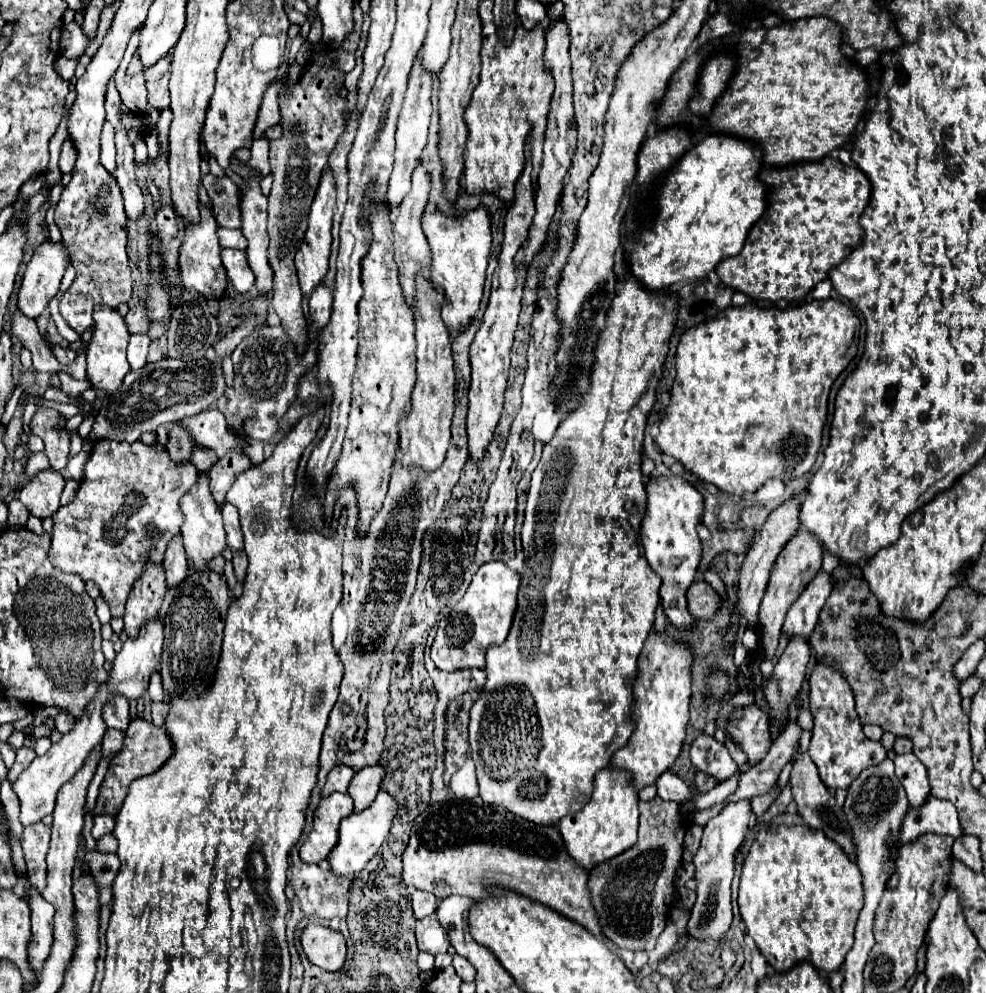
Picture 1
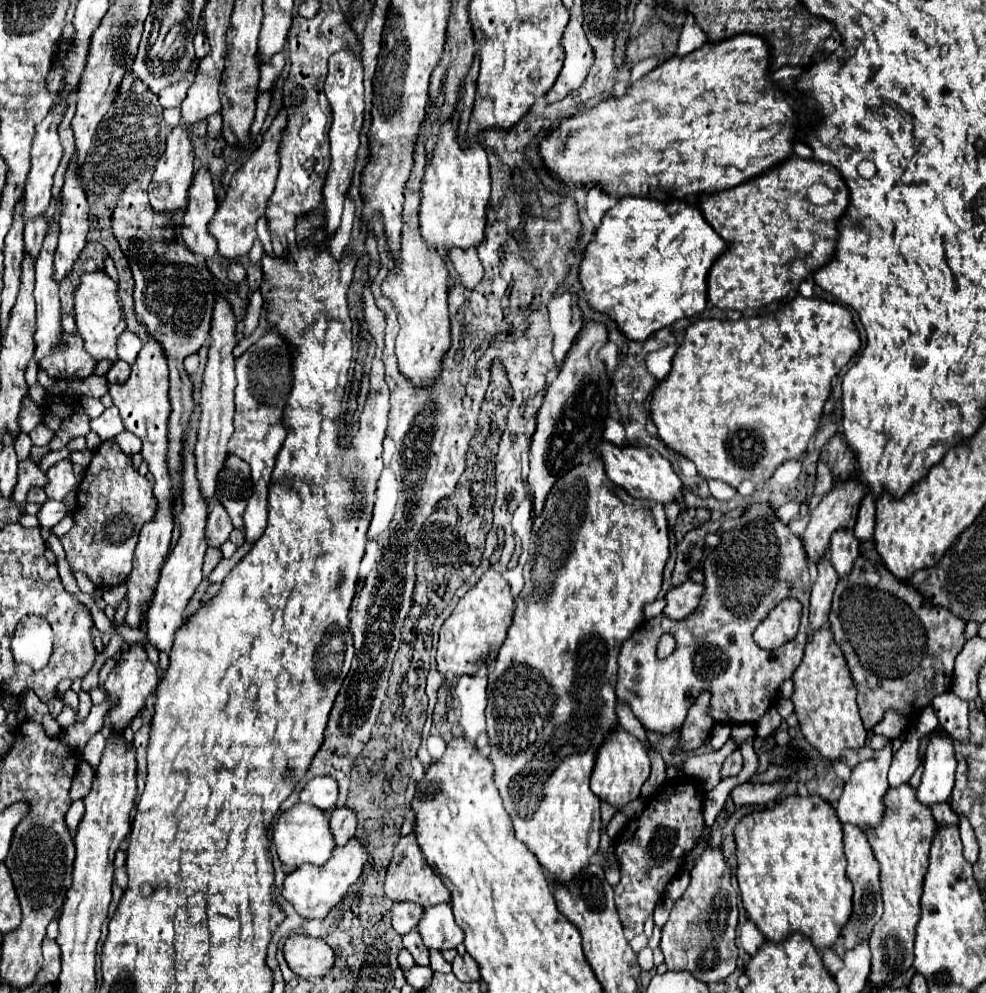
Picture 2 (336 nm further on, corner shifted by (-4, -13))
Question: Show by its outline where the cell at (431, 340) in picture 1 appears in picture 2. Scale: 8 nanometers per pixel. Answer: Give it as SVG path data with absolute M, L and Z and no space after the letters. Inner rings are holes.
M421 133L415 143L415 167L411 171L409 179L409 191L407 191L407 203L403 211L403 233L401 233L401 251L397 261L393 263L389 275L385 277L381 291L385 297L389 297L399 311L399 325L401 331L397 335L397 359L399 369L421 387L427 387L433 383L433 377L437 375L437 369L441 367L441 357L447 353L451 345L451 333L449 333L449 311L447 311L447 265L437 253L437 249L429 247L425 239L419 233L419 183L423 177L423 169L427 163L427 151L425 141L421 139Z

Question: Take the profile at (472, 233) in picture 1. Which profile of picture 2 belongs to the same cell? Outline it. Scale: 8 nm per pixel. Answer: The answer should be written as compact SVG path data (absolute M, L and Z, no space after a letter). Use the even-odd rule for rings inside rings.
M453 117L441 125L439 139L433 149L433 157L425 167L423 185L421 185L421 233L429 245L437 247L443 255L451 247L469 249L477 247L483 241L485 231L485 211L489 203L491 179L489 179L489 163L487 153L481 143L475 143L467 149L459 145L457 127Z

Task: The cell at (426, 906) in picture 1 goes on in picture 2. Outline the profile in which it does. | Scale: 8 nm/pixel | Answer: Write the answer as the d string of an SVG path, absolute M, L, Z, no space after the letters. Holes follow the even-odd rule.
M393 903L391 907L391 925L393 929L403 935L417 927L417 921L421 919L423 909L413 903Z

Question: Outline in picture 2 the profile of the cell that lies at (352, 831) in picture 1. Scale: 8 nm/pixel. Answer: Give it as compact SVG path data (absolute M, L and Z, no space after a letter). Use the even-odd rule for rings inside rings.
M349 839L345 847L333 849L331 857L323 865L301 865L295 871L287 873L283 881L281 895L289 901L295 911L305 919L325 919L327 913L347 895L347 889L359 879L363 865L367 861L365 843L357 839Z

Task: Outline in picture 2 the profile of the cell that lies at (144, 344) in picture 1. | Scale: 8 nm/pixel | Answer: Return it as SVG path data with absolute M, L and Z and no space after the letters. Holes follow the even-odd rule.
M125 329L119 335L119 341L117 341L119 359L121 361L127 361L127 363L133 363L135 357L137 357L137 353L139 353L139 349L141 349L141 339L135 333L131 333L131 331Z

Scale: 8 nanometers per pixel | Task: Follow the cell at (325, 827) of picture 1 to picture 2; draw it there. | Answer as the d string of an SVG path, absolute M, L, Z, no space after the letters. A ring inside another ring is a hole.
M297 803L281 813L277 825L273 827L273 843L281 863L291 869L297 869L303 863L321 865L325 863L325 859L331 857L331 851L335 849L333 837L329 833L329 821L325 819L323 811L305 803Z

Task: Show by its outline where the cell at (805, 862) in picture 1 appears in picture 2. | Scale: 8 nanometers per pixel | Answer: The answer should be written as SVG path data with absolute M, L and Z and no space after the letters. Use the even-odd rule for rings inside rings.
M789 795L777 801L773 807L753 811L745 815L735 827L735 855L737 855L737 885L741 903L763 931L765 939L779 943L791 931L799 931L811 939L817 949L833 947L841 933L841 925L849 921L853 907L853 887L845 877L845 853L843 853L843 829L835 809L819 795Z

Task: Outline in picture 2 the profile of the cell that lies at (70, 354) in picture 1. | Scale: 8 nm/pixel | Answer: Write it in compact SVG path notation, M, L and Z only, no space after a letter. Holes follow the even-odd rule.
M37 217L25 223L25 251L33 253L33 257L37 257L37 253L41 251L45 233L47 233L49 225L45 217Z

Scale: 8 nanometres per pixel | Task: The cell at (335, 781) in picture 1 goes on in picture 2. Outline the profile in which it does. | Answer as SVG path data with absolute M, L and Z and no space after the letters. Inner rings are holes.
M313 777L299 793L299 801L315 805L323 811L333 809L337 801L337 781L333 781L333 777Z

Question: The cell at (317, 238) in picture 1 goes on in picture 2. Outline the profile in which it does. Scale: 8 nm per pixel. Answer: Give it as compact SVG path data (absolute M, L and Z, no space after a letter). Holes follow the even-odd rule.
M337 51L329 57L329 75L325 81L325 95L333 107L333 123L329 131L331 141L331 167L325 179L323 189L323 205L325 205L325 219L327 219L327 231L333 233L339 227L343 201L347 195L347 189L351 185L357 149L359 149L359 133L363 125L363 65L361 59L353 51Z

